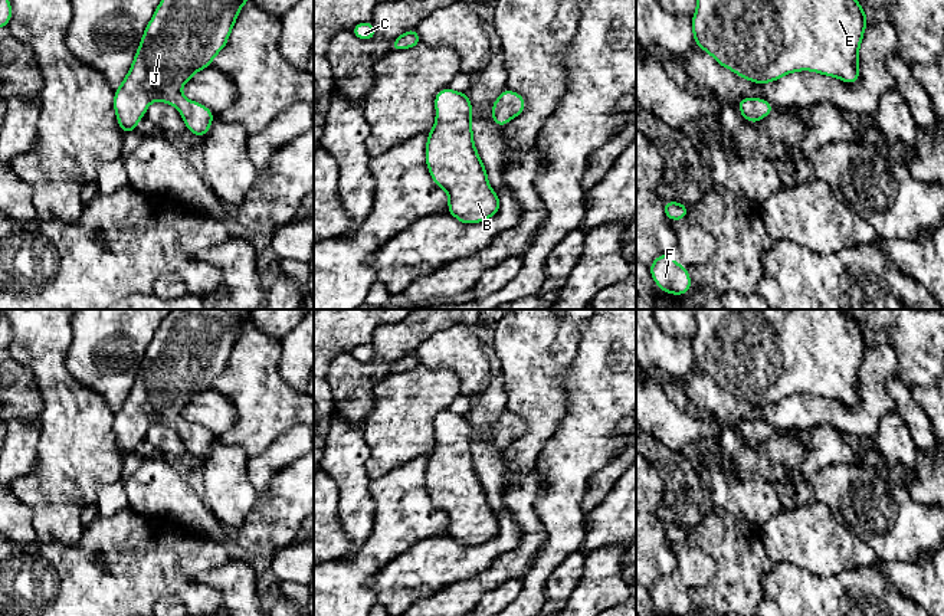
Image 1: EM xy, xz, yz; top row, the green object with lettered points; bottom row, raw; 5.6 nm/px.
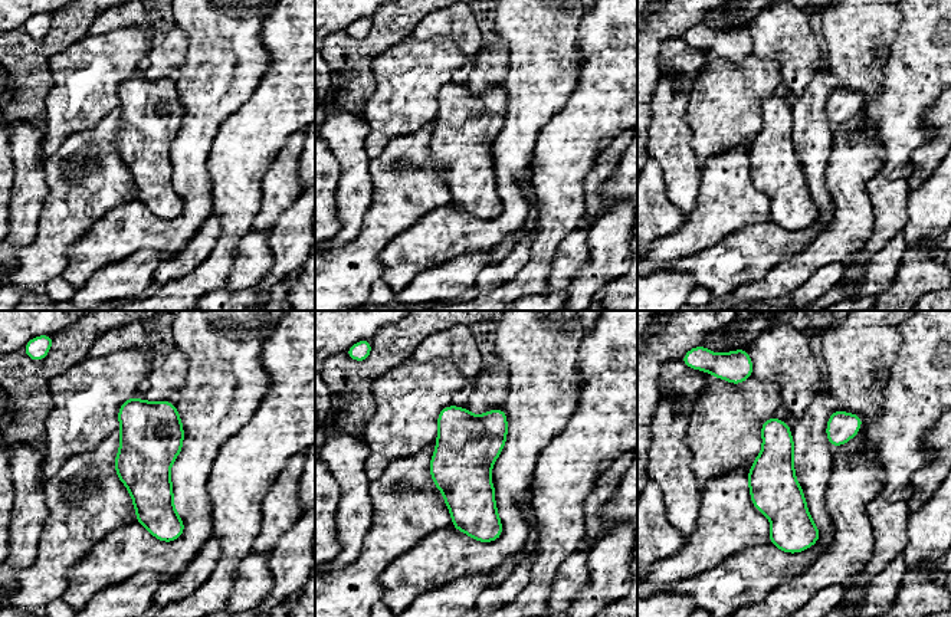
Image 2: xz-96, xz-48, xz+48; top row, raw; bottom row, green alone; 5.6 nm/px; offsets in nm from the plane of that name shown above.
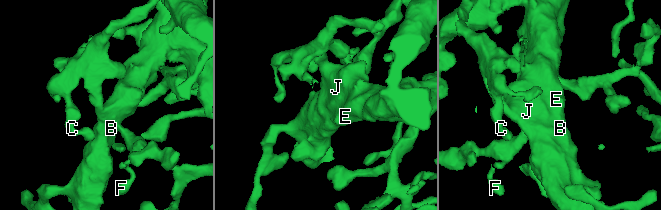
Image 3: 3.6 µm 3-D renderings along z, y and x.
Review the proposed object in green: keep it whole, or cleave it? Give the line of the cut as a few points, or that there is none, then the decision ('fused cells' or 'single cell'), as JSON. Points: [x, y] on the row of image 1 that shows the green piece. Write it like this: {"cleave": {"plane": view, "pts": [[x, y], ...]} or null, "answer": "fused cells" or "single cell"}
{"cleave": null, "answer": "single cell"}

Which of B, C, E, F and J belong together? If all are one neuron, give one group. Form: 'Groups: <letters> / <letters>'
Groups: B C E F J

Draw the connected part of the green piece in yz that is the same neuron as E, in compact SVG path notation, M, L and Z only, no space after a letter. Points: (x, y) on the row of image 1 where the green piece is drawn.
M696 0L692 16L694 42L753 83L770 83L797 71L856 83L866 24L858 0Z

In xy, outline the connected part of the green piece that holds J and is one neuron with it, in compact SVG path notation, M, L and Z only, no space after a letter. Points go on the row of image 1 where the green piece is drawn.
M160 1L124 82L115 89L114 111L122 134L137 131L148 105L161 101L176 107L187 131L203 138L214 114L203 104L187 101L181 88L200 69L212 66L248 1Z

